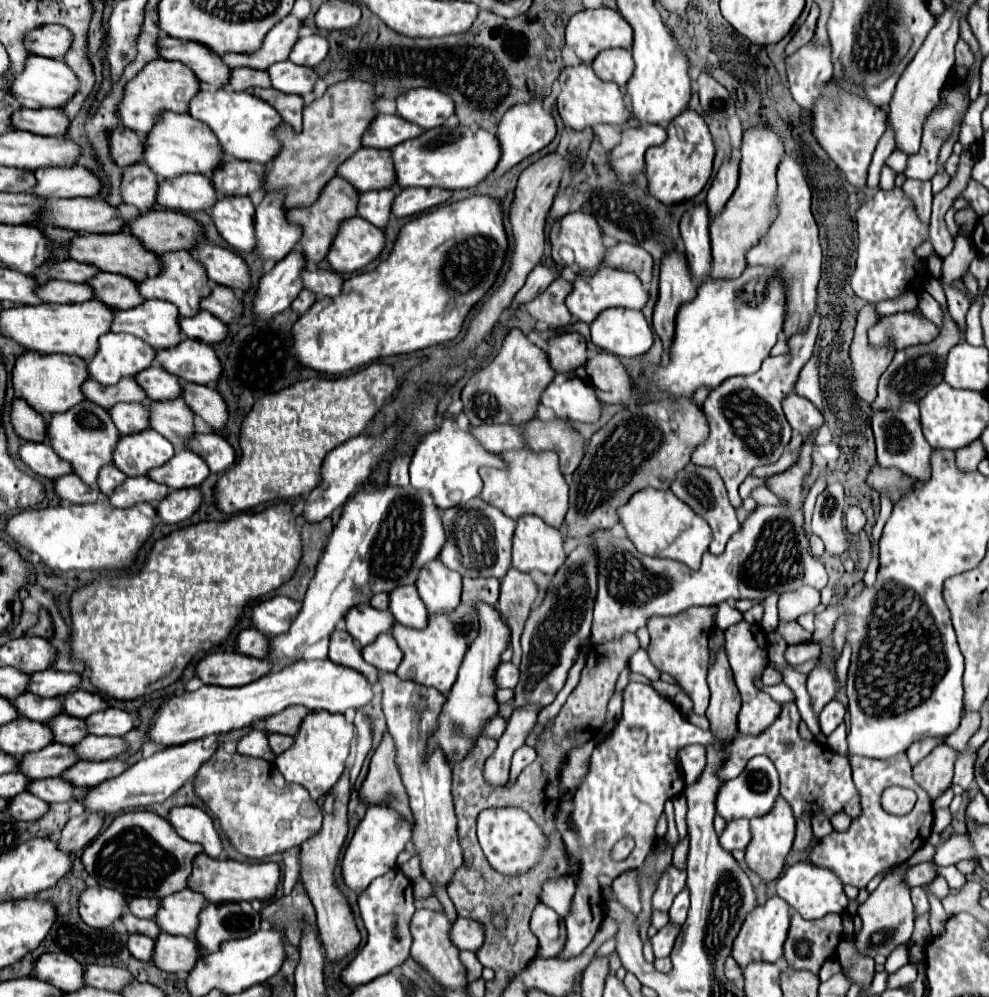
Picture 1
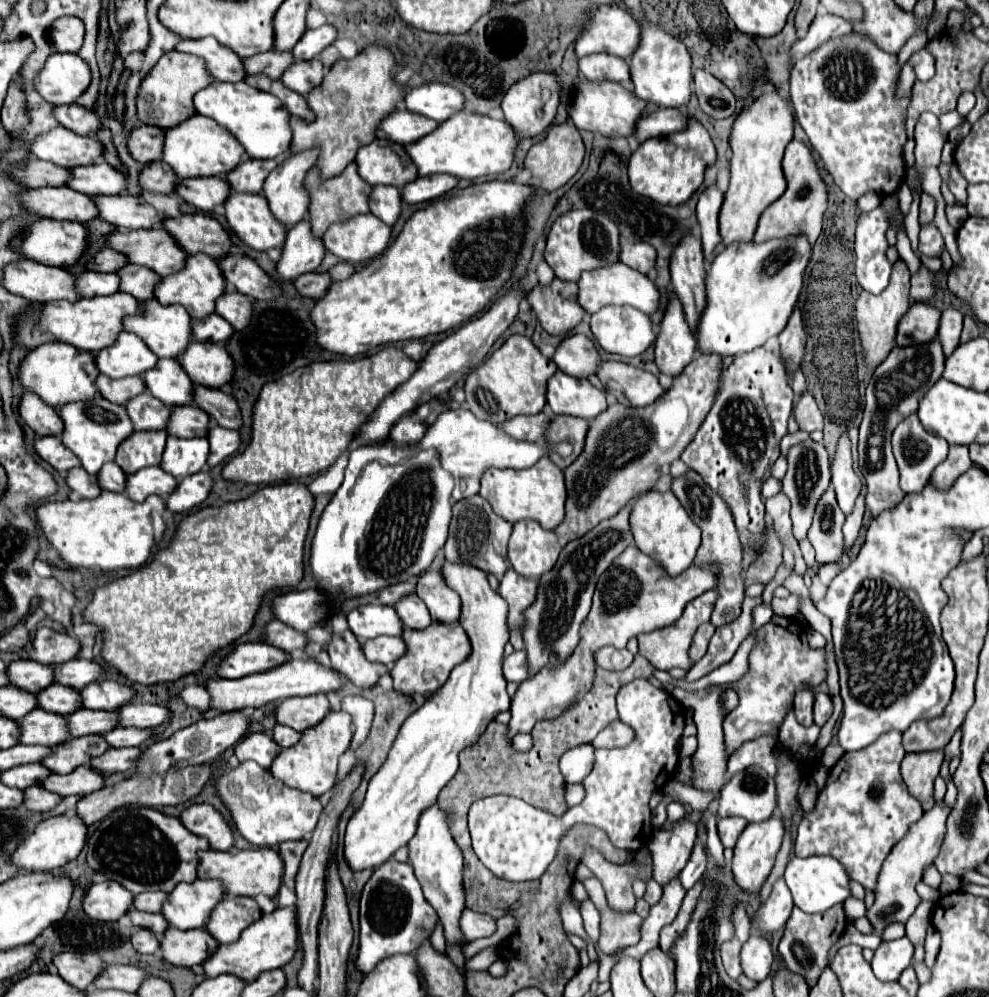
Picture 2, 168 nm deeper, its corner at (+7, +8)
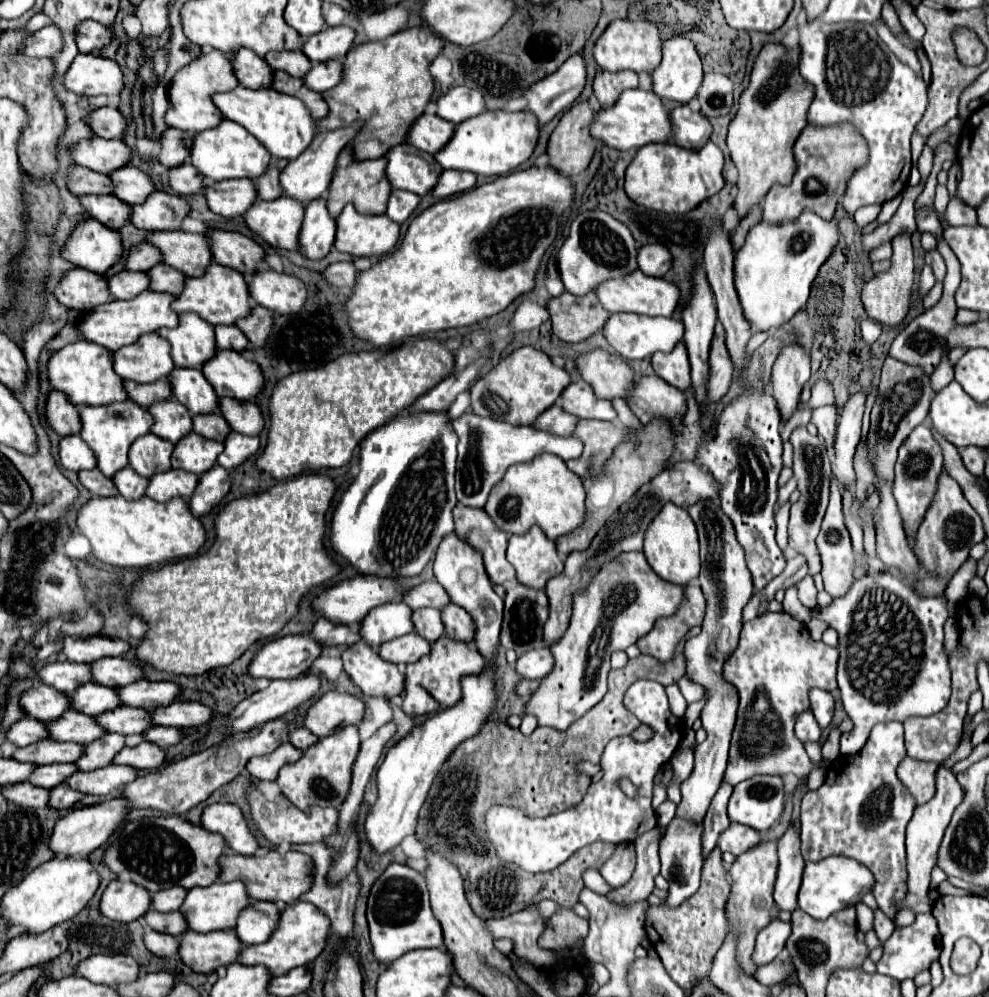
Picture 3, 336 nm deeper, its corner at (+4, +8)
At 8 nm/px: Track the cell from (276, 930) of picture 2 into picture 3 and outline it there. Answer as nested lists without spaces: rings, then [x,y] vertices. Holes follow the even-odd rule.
[[[295,902],[289,904],[277,922],[277,928],[273,930],[271,938],[265,944],[253,944],[253,946],[243,946],[239,952],[239,964],[245,966],[265,966],[269,970],[271,976],[281,976],[285,972],[289,972],[291,968],[297,966],[305,966],[309,962],[313,962],[321,950],[325,948],[325,938],[329,934],[329,920],[325,920],[325,916],[309,902]]]

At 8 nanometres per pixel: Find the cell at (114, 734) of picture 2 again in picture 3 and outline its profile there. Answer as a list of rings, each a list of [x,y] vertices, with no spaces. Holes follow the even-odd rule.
[[[151,726],[147,732],[143,732],[141,736],[143,740],[147,742],[153,742],[161,748],[167,748],[167,746],[173,746],[181,740],[181,732],[179,728],[167,728],[167,726]]]

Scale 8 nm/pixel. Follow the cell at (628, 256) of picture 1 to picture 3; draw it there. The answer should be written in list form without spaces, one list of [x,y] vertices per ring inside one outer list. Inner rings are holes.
[[[645,244],[637,252],[639,270],[647,276],[665,276],[671,268],[669,250],[661,244]]]

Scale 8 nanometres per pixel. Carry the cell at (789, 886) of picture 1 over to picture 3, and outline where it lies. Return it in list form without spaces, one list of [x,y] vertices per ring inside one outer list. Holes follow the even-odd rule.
[[[831,856],[821,862],[807,862],[799,890],[799,908],[805,910],[815,920],[825,920],[833,912],[859,900],[859,896],[871,886],[873,886],[873,874],[863,864],[857,864],[857,860],[853,858]]]

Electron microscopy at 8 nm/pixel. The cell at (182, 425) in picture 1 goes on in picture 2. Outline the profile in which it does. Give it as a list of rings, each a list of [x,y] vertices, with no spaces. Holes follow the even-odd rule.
[[[196,404],[176,406],[172,408],[172,416],[168,422],[168,434],[180,438],[196,438],[196,436],[206,436],[208,426],[210,426],[210,416]]]

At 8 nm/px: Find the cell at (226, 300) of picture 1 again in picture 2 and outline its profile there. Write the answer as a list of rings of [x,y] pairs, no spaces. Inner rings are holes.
[[[228,290],[222,298],[218,298],[216,302],[216,314],[220,314],[224,320],[228,320],[236,330],[246,328],[246,324],[250,324],[250,312],[252,312],[252,298],[236,292],[236,290]]]

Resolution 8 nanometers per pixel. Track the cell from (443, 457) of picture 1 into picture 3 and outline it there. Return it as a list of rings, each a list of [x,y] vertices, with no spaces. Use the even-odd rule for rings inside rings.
[[[465,412],[457,420],[451,420],[449,426],[459,436],[457,486],[455,486],[455,490],[457,490],[457,500],[465,506],[483,508],[493,484],[497,484],[497,480],[501,480],[501,476],[505,474],[505,470],[511,464],[529,462],[543,452],[555,454],[563,460],[577,458],[583,452],[583,444],[575,436],[561,438],[561,436],[553,436],[549,432],[535,430],[531,426],[511,426],[511,424],[505,424],[505,422],[499,422],[493,418],[481,418],[473,412]]]

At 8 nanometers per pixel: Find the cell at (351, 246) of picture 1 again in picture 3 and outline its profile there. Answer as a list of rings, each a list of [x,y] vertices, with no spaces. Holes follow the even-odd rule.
[[[347,204],[337,218],[335,248],[351,256],[383,256],[389,254],[399,240],[399,224],[381,216],[359,214]]]

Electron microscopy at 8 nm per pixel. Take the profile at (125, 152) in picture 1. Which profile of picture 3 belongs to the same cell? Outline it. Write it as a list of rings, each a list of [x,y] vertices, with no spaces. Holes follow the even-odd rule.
[[[167,128],[161,134],[159,144],[161,144],[161,152],[159,152],[157,160],[167,168],[183,164],[183,160],[189,156],[189,136],[187,136],[187,132],[181,132],[177,128]]]

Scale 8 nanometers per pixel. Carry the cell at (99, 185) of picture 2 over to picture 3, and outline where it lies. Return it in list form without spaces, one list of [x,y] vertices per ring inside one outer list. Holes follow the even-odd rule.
[[[123,166],[109,174],[113,182],[113,196],[127,204],[139,204],[153,192],[153,182],[149,180],[147,172],[135,168],[135,166]]]

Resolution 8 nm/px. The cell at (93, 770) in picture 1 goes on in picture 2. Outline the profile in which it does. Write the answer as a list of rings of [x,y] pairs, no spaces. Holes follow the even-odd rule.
[[[108,748],[102,756],[90,762],[90,766],[102,772],[126,772],[138,764],[138,756],[142,756],[140,748]]]

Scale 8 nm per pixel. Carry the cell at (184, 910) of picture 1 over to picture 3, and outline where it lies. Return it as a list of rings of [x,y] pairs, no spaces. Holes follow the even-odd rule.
[[[213,882],[205,888],[191,888],[179,912],[195,932],[231,930],[241,908],[249,904],[245,886],[235,882]]]

